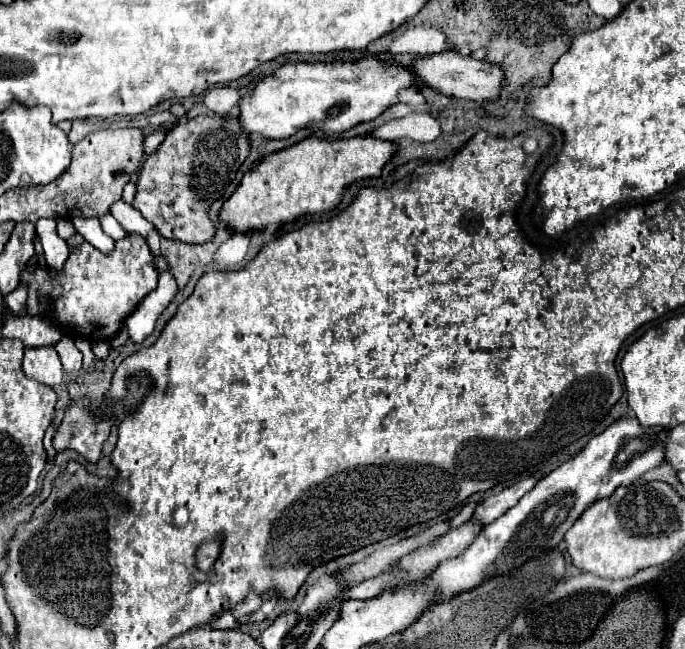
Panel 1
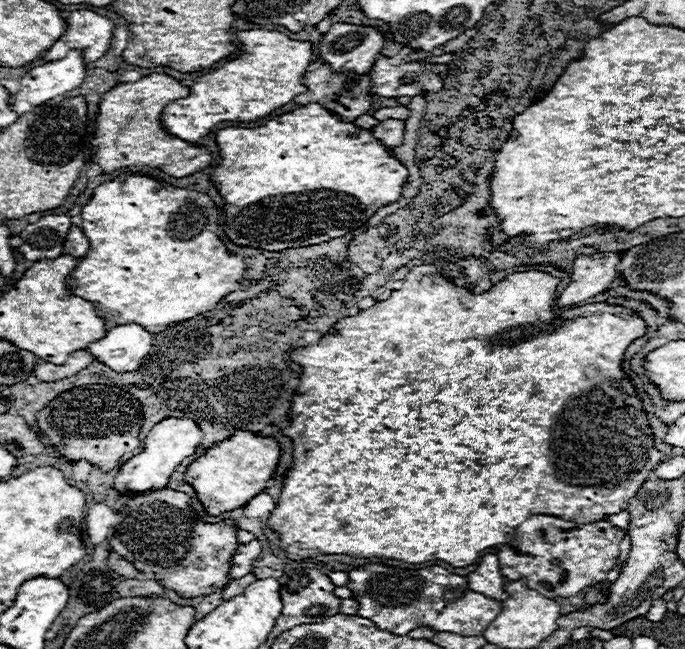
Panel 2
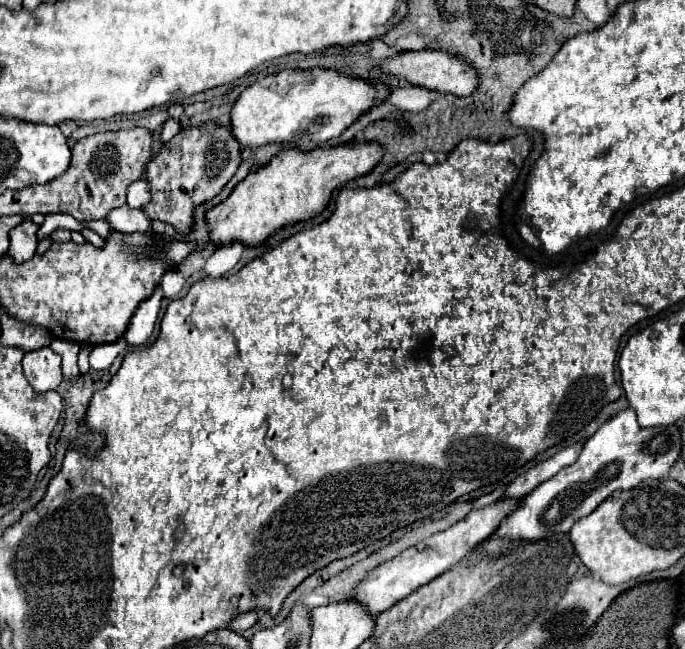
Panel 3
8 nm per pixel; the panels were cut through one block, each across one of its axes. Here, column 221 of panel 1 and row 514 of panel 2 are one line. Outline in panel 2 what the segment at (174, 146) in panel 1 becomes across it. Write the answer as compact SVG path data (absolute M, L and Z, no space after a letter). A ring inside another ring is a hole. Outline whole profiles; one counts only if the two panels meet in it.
M160 488L136 494L118 512L114 534L108 538L112 552L132 560L140 572L154 572L156 582L182 598L210 596L228 584L232 556L238 550L238 528L232 518L218 524L200 522L192 510L192 498L184 492Z

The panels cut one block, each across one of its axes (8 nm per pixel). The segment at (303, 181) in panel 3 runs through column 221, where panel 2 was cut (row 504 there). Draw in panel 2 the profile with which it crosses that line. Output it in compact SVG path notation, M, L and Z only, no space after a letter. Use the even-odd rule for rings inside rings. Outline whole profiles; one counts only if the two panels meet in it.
M240 430L232 432L228 440L210 446L204 456L192 462L184 474L184 480L190 486L194 486L200 502L204 504L204 510L210 516L218 516L226 510L234 510L248 504L248 500L264 492L266 490L264 482L268 482L274 476L278 460L280 460L280 444L274 438Z

